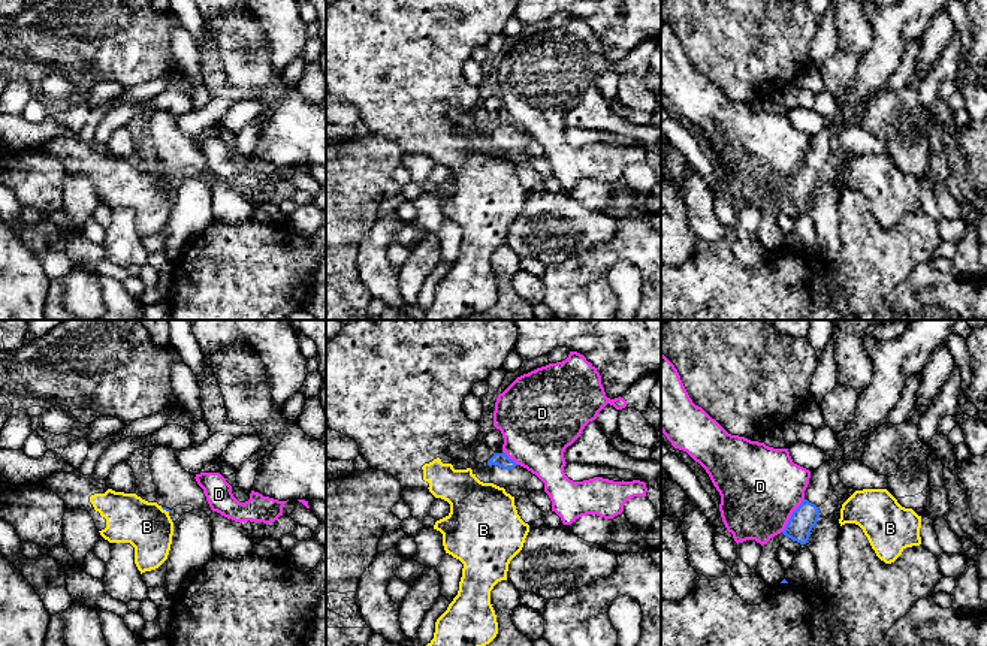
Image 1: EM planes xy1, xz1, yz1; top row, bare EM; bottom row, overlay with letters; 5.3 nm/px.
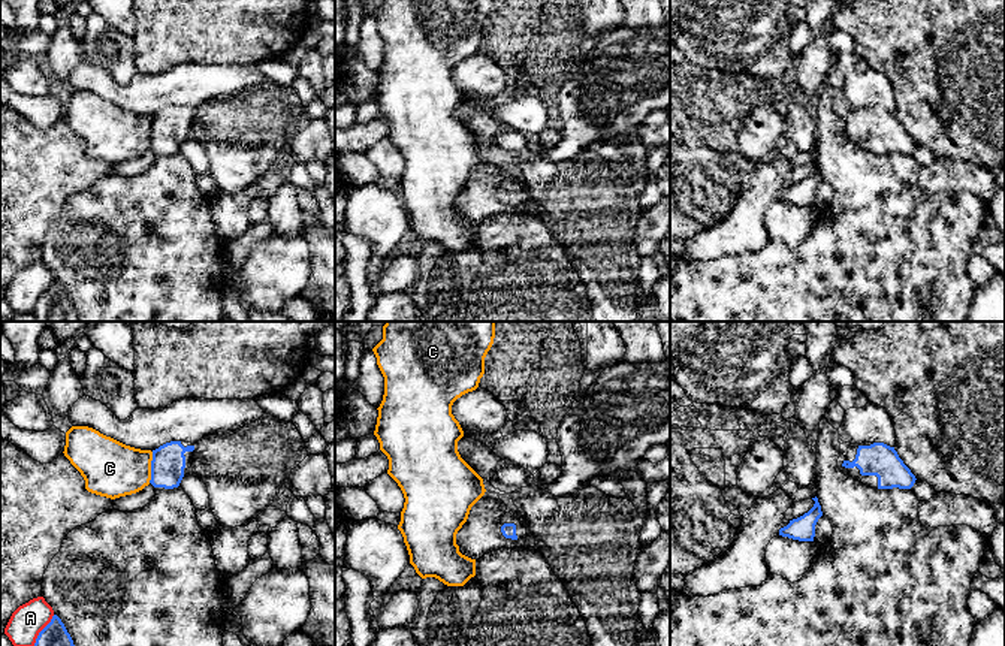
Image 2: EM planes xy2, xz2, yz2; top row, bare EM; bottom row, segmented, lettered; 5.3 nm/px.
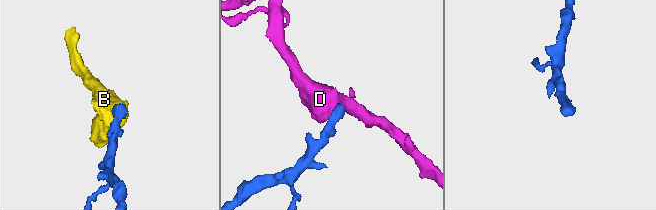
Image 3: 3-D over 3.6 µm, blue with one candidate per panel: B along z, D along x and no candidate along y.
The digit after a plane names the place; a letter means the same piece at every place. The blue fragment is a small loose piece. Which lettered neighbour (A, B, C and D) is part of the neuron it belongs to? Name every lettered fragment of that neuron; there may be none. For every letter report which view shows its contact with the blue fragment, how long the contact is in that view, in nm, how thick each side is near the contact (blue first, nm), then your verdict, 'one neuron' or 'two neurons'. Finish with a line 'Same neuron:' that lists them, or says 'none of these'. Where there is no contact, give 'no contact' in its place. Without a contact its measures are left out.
A: meets blue in xy2; contact 220 nm long; 220 nm thick on the blue side, 180 nm on the other; two neurons
B: meets blue in xy1; contact 50 nm long; 20 nm thick on the blue side, 260 nm on the other; two neurons
C: meets blue in xy2; contact 170 nm long; 180 nm thick on the blue side, 300 nm on the other; two neurons
D: meets blue in yz1; contact 220 nm long; 140 nm thick on the blue side, 440 nm on the other; two neurons
Same neuron: none of these

